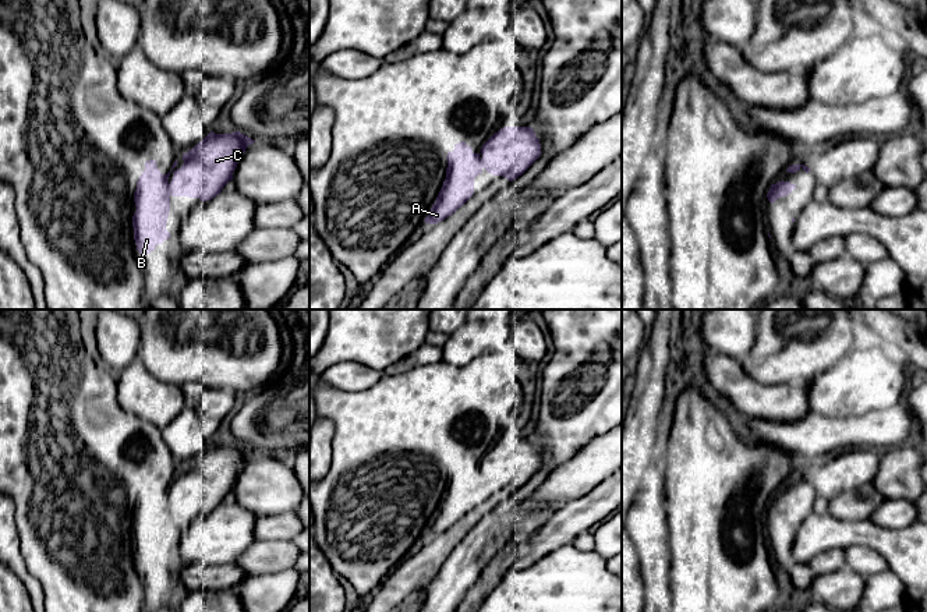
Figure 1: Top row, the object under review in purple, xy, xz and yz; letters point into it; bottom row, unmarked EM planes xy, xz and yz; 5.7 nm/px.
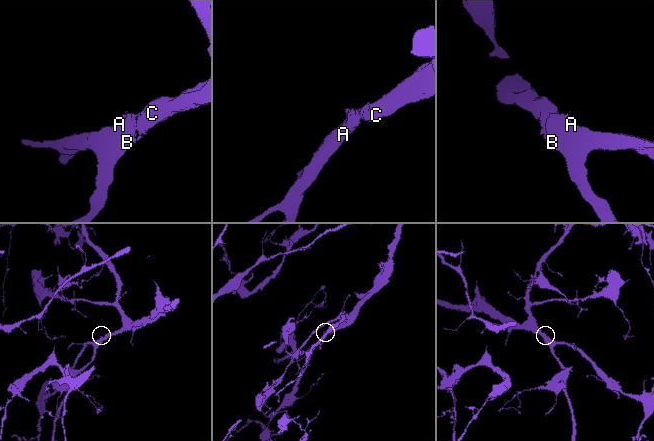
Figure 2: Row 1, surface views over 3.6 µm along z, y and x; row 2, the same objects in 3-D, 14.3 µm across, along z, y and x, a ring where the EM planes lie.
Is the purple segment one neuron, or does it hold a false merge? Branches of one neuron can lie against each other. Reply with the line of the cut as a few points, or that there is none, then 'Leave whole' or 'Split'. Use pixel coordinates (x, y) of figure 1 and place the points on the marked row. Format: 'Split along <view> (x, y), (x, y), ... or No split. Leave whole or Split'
No split. Leave whole

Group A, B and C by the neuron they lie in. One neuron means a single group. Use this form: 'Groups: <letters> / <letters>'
Groups: A B C

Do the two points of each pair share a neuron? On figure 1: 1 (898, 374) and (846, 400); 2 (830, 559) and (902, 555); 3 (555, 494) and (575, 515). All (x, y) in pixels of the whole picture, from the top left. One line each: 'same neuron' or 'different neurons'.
1: same neuron
2: different neurons
3: different neurons

